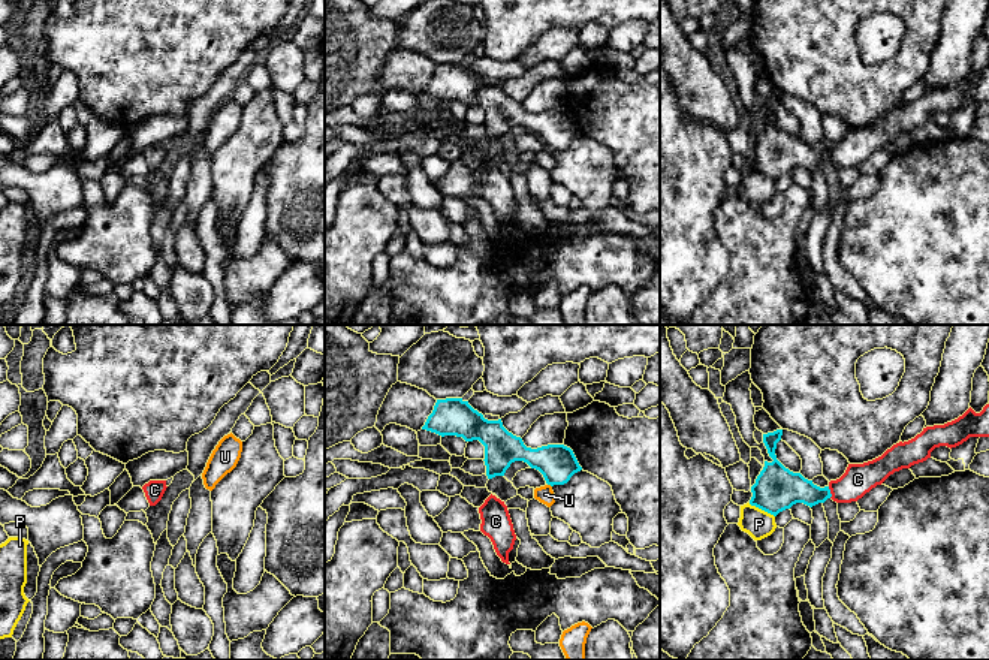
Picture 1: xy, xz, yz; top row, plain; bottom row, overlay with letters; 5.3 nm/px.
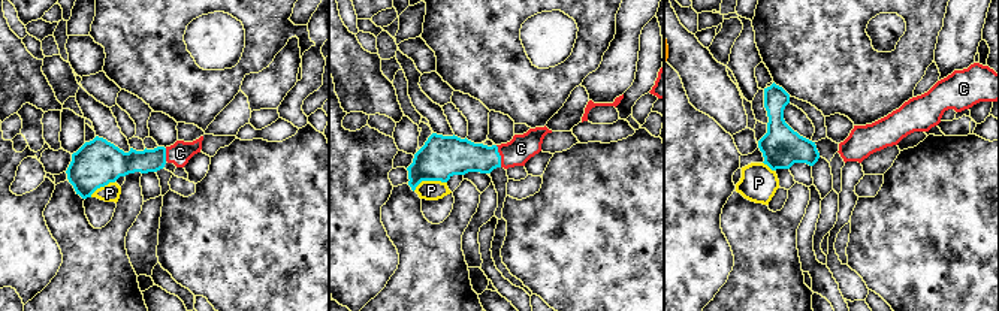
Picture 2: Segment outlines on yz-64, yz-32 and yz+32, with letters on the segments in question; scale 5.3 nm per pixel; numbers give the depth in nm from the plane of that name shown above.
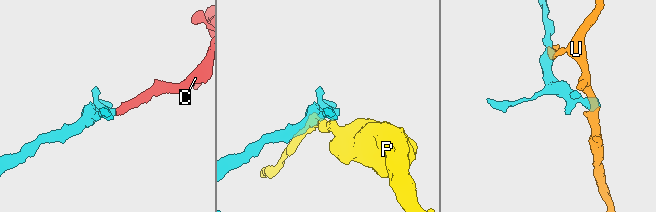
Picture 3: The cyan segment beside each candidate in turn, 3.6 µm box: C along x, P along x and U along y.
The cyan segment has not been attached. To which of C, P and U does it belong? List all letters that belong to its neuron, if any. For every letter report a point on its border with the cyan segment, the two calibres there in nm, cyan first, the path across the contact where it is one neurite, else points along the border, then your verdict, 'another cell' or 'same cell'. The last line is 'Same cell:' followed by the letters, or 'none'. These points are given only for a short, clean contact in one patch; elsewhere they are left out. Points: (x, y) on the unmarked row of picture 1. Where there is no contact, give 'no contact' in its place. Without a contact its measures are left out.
C: contact yz (829, 157); calibres 200 and 160 nm; way yz (783, 153), (829, 157), (846, 154), (858, 144); same cell
P: contact yz (762, 174); calibres 240 and 160 nm; border yz (748, 168), (774, 181); another cell
U: contact xz (549, 148); calibres 200 and 90 nm; border xz (548, 148), (551, 151); another cell
Same cell: C

